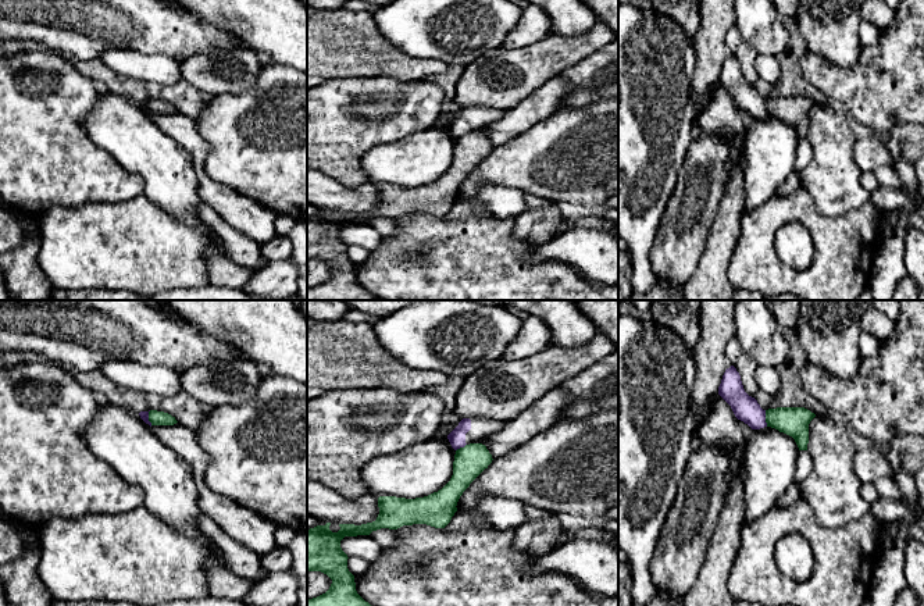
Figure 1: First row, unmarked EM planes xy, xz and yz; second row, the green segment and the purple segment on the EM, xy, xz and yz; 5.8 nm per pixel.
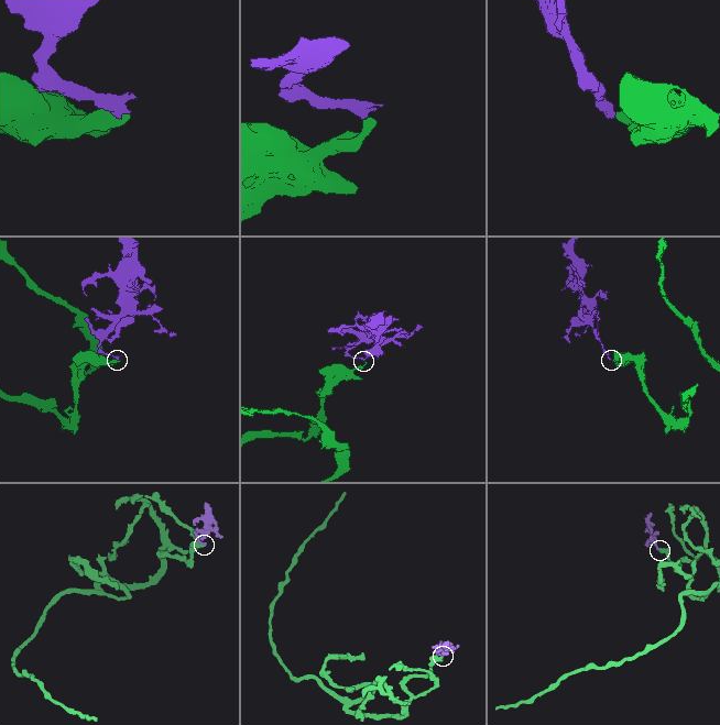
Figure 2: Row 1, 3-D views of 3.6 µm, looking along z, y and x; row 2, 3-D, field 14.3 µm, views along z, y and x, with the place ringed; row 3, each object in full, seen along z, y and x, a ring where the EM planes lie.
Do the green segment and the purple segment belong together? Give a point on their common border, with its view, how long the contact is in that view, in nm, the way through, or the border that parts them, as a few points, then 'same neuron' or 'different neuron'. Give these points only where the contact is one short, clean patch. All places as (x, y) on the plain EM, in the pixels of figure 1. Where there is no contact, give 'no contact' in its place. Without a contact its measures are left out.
contact yz (766, 107); length 100 nm; border yz (764, 99), (767, 114); different neuron

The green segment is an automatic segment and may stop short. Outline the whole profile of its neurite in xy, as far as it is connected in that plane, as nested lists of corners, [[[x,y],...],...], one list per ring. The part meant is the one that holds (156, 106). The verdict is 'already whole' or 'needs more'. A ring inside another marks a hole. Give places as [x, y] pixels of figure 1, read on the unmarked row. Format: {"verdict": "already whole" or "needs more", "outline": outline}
{"verdict": "already whole", "outline": [[[157,99],[149,100],[149,110],[151,114],[174,114],[178,111],[171,103]]]}

